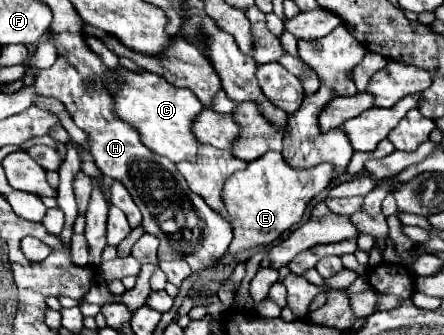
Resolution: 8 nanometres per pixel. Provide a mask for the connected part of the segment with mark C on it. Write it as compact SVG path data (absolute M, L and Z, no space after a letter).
M120 68L120 76L124 84L114 96L114 110L118 112L118 116L128 120L134 128L138 128L144 144L152 148L152 152L166 156L174 164L182 160L198 162L200 142L192 132L192 124L198 118L198 114L204 110L200 100L196 100L196 96L192 96L192 92L188 92L186 88L176 88L170 82L166 82L164 76L154 72L134 74Z

